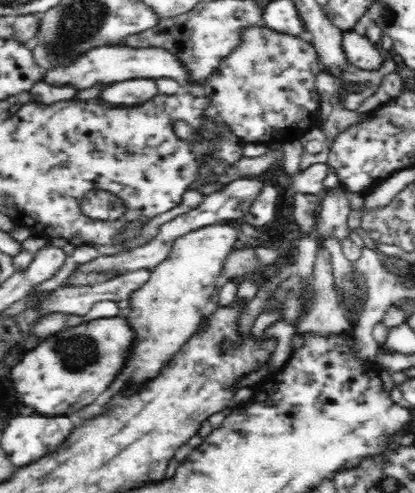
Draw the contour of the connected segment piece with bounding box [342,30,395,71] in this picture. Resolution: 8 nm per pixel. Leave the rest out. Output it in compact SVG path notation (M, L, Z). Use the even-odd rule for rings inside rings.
M355 30L344 31L342 46L349 62L364 70L378 70L384 60L390 60L395 51L387 52L374 47L365 35Z

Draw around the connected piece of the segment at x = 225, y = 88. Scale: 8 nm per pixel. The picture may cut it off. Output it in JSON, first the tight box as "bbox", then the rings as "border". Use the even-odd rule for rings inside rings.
{"bbox":[202,24,323,144],"border":[[[264,24],[244,26],[238,32],[238,44],[207,78],[202,93],[211,100],[218,119],[244,142],[270,144],[299,140],[317,122],[319,92],[315,80],[323,70],[318,60],[316,49],[299,36],[270,30]]]}

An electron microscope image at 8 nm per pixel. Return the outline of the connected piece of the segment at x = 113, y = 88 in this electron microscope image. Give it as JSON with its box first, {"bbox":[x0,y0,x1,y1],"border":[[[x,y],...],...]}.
{"bbox":[97,78,158,108],"border":[[[134,78],[108,85],[97,98],[99,102],[108,104],[111,108],[132,108],[142,106],[158,93],[154,79]]]}

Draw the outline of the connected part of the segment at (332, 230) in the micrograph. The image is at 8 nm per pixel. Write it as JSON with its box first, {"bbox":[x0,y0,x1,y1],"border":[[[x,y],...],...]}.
{"bbox":[316,188,352,241],"border":[[[330,188],[321,194],[321,204],[317,216],[316,236],[333,234],[339,241],[352,231],[349,229],[347,217],[351,211],[350,200],[346,198],[347,190]]]}

